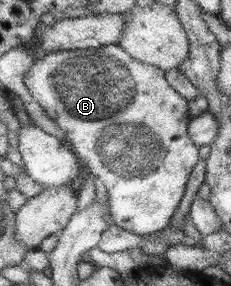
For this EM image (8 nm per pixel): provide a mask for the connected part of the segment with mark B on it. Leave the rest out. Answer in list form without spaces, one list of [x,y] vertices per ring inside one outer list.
[[[111,43],[98,49],[48,52],[42,59],[37,59],[33,63],[30,71],[24,77],[24,83],[34,96],[34,99],[44,108],[46,115],[53,119],[62,128],[62,131],[66,132],[70,147],[77,155],[79,162],[87,165],[88,171],[103,181],[109,193],[109,211],[111,211],[113,223],[122,229],[126,229],[126,231],[131,231],[133,234],[141,236],[165,229],[171,222],[175,209],[178,209],[182,199],[186,198],[183,193],[186,189],[187,181],[192,173],[192,168],[200,159],[199,145],[194,143],[189,134],[189,121],[192,116],[188,111],[189,100],[182,97],[168,83],[165,72],[158,67],[146,65],[146,63],[134,59],[123,47],[120,47],[120,44]]]

